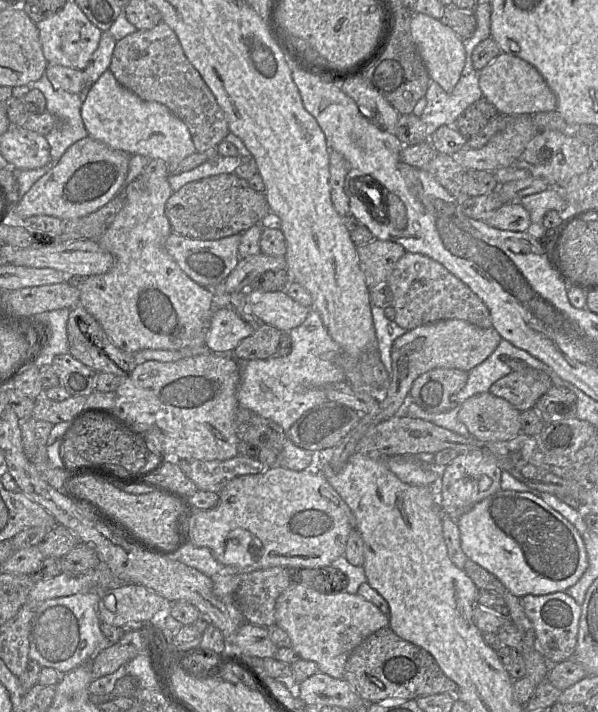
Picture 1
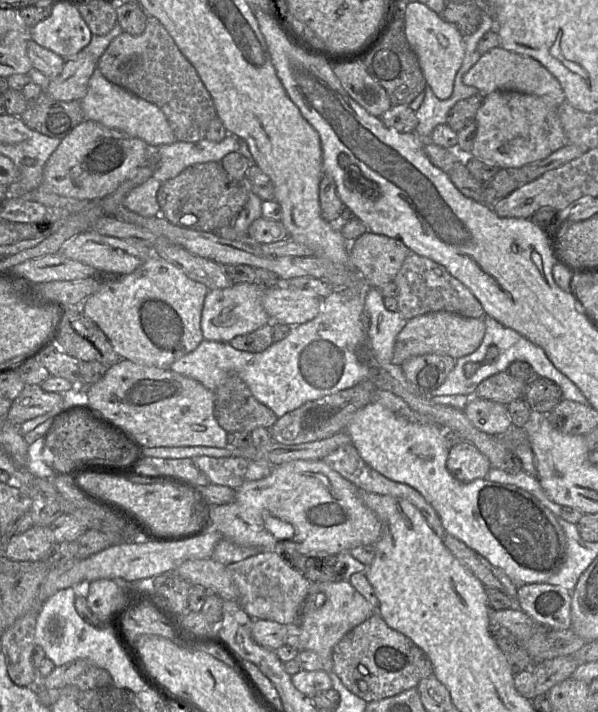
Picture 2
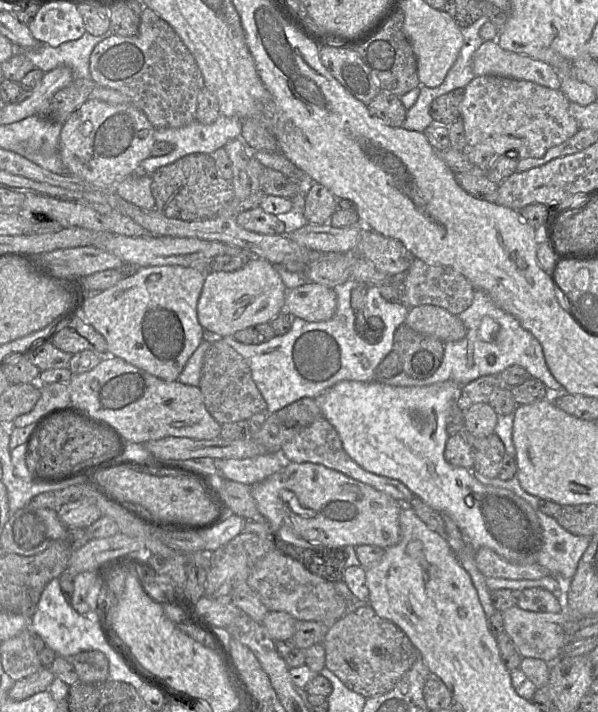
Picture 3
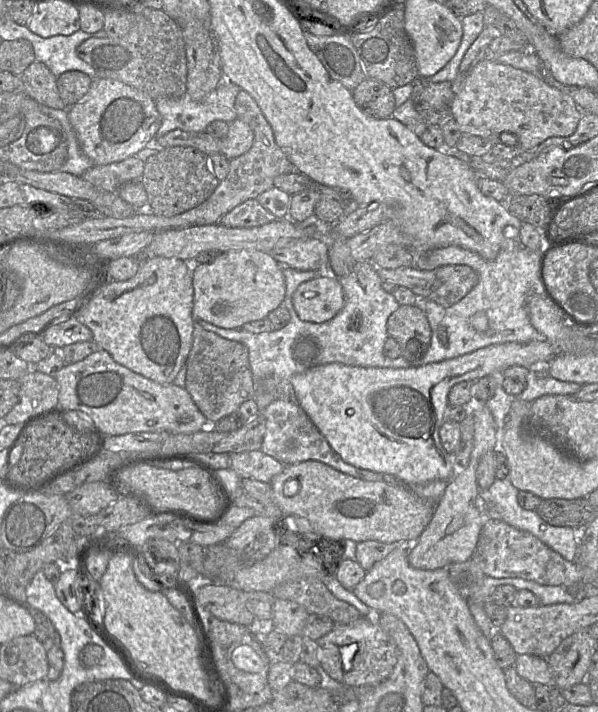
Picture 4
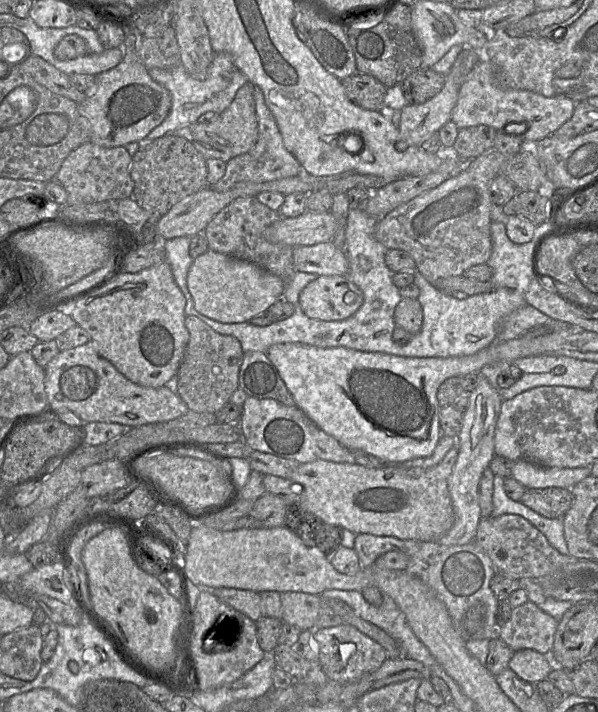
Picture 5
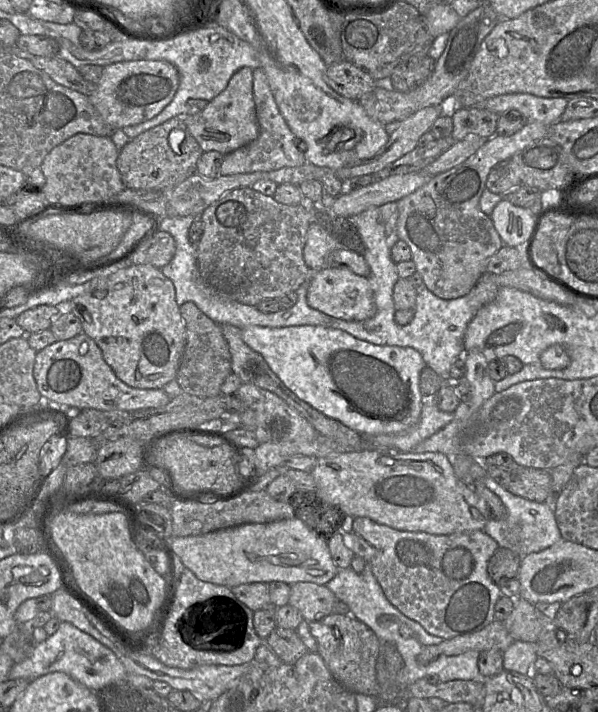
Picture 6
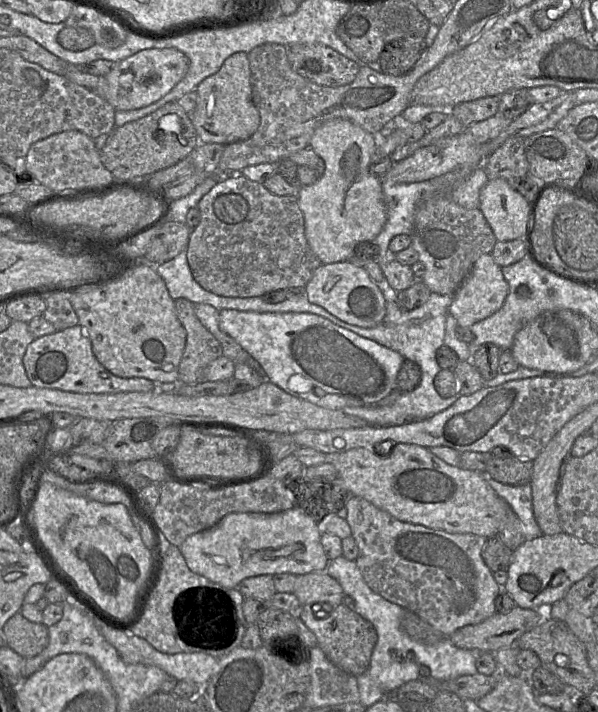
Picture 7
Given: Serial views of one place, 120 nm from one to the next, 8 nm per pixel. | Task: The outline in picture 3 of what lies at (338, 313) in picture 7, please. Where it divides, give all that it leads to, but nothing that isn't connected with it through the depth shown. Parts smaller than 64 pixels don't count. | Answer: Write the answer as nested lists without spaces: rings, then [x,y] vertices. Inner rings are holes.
[[[306,283],[287,290],[284,311],[307,322],[331,319],[337,309],[337,296],[333,288],[318,283]]]

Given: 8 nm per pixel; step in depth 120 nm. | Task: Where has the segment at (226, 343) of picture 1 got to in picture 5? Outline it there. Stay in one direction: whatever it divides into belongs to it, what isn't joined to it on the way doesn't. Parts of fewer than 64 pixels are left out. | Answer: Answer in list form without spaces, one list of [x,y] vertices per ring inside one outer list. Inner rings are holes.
[[[211,249],[194,258],[188,271],[187,286],[195,309],[223,323],[250,321],[273,305],[284,291],[284,282],[279,276],[249,260]]]

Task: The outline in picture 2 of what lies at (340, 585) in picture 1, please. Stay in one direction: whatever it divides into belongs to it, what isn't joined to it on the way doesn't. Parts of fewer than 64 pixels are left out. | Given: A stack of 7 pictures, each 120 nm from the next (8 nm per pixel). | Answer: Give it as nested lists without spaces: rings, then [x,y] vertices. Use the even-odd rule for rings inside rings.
[[[290,552],[289,559],[284,560],[290,567],[299,572],[310,582],[335,582],[344,579],[344,566],[336,555],[330,556],[310,556],[297,552]]]

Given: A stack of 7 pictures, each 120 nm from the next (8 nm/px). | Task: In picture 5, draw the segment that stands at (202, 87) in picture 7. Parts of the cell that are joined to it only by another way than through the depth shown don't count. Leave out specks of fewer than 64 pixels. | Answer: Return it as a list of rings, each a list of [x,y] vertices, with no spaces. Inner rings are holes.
[[[247,81],[236,93],[230,106],[211,123],[196,122],[174,130],[172,133],[190,141],[206,158],[228,162],[232,158],[249,152],[258,140],[258,119],[254,100],[254,84]]]

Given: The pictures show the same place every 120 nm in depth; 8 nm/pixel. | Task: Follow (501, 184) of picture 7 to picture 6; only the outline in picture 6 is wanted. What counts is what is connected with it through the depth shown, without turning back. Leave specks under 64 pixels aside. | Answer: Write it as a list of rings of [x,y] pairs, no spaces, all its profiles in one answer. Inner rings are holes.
[[[502,198],[490,216],[503,245],[516,247],[530,239],[537,220],[529,210]]]

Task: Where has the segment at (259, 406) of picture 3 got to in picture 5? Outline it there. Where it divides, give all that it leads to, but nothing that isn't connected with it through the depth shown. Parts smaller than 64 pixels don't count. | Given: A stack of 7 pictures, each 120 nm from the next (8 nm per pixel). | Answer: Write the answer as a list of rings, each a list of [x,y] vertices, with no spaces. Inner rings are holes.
[[[186,315],[185,326],[189,331],[189,341],[177,373],[177,394],[186,403],[189,410],[216,414],[230,401],[232,393],[239,387],[239,370],[244,355],[242,345],[234,336],[218,333],[208,324],[193,315]]]

